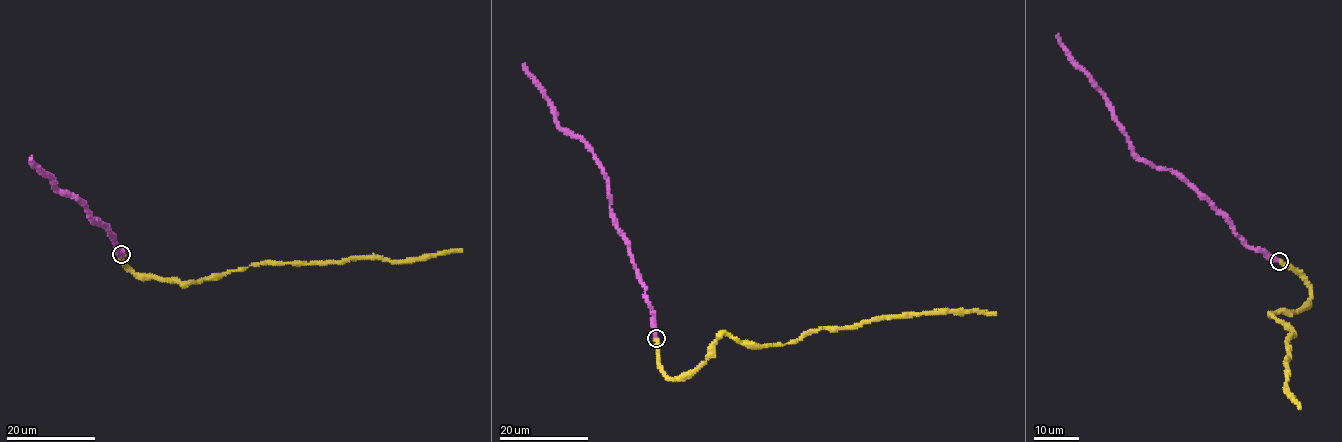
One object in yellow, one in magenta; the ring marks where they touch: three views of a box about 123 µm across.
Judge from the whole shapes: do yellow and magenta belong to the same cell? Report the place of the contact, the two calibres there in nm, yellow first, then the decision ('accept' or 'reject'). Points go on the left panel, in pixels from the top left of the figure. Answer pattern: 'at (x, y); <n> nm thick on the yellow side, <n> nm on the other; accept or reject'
at (121, 254); 550 nm thick on the yellow side, 550 nm on the other; accept

